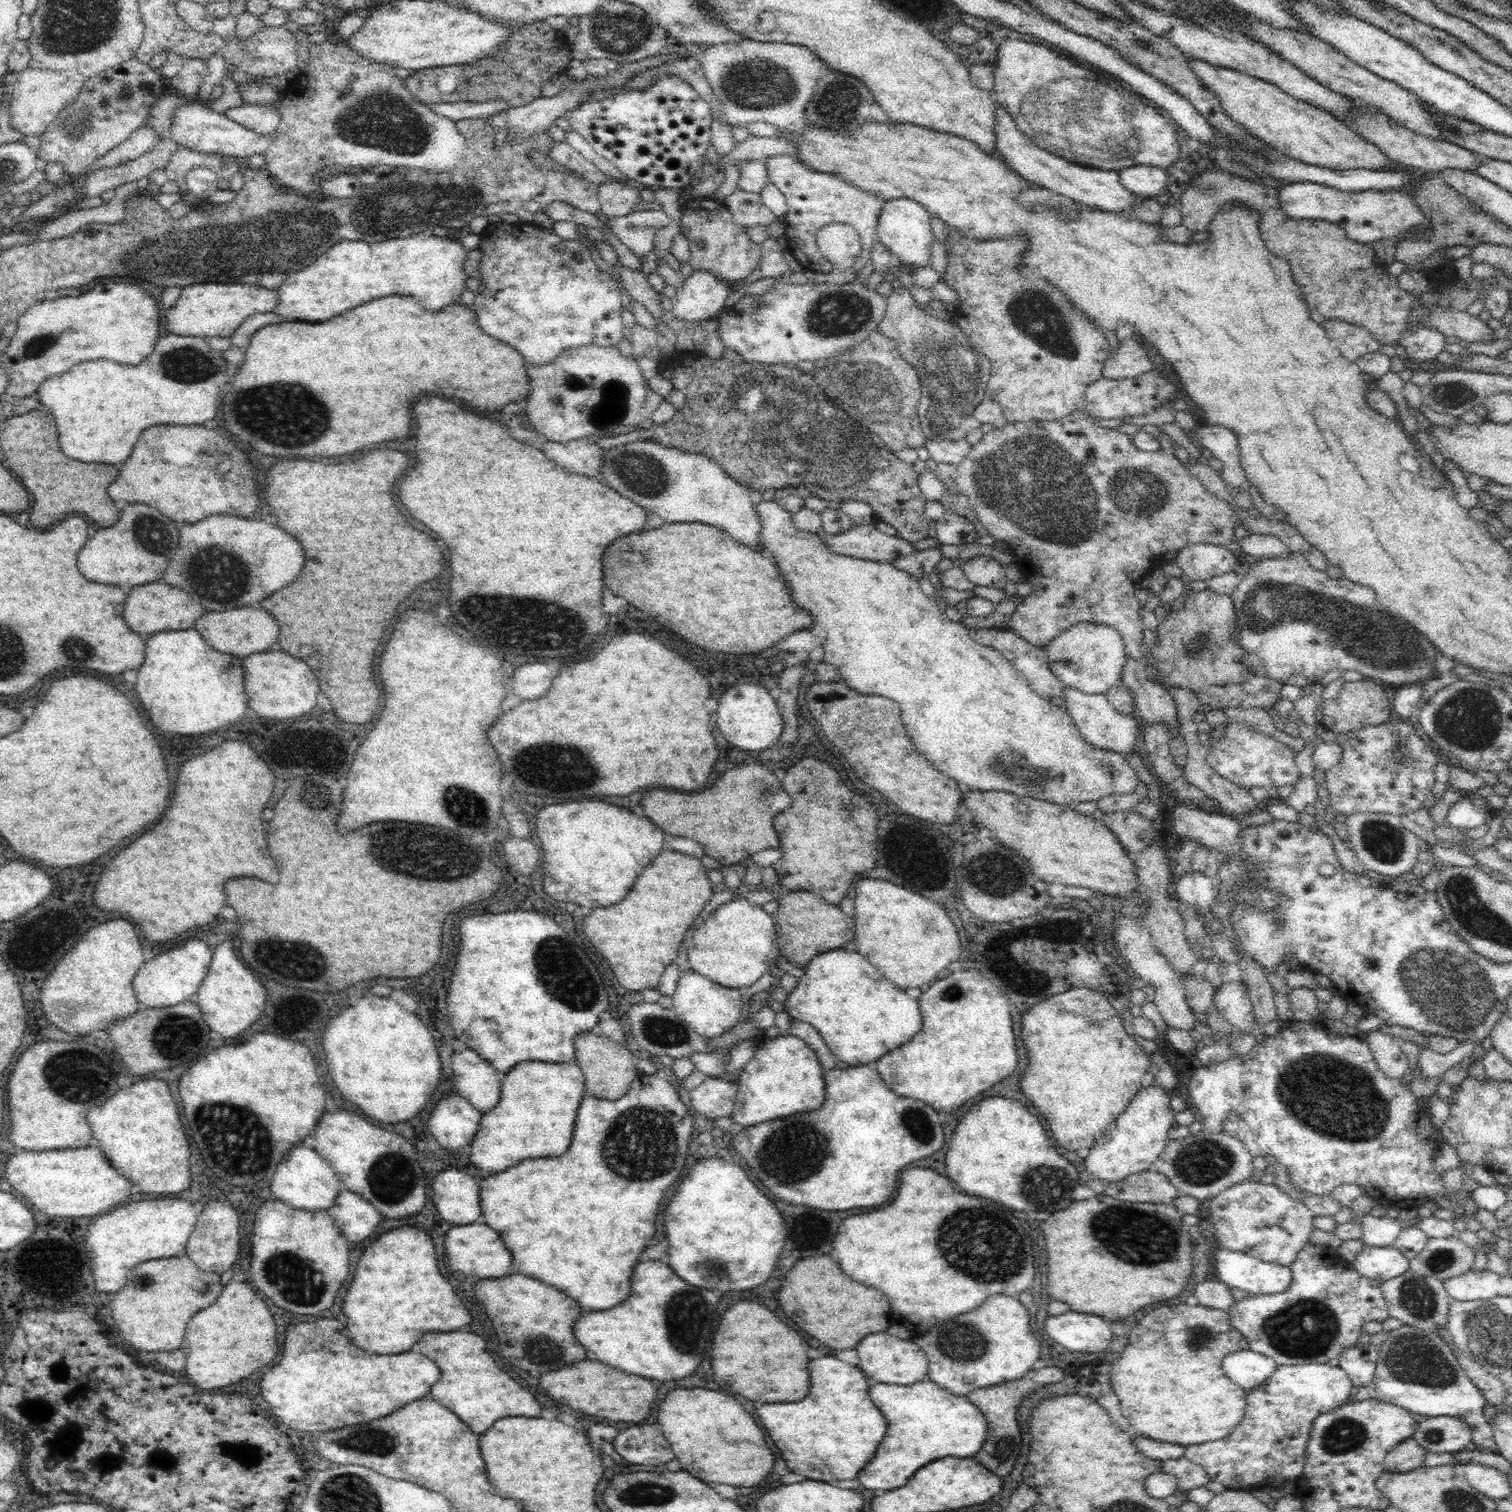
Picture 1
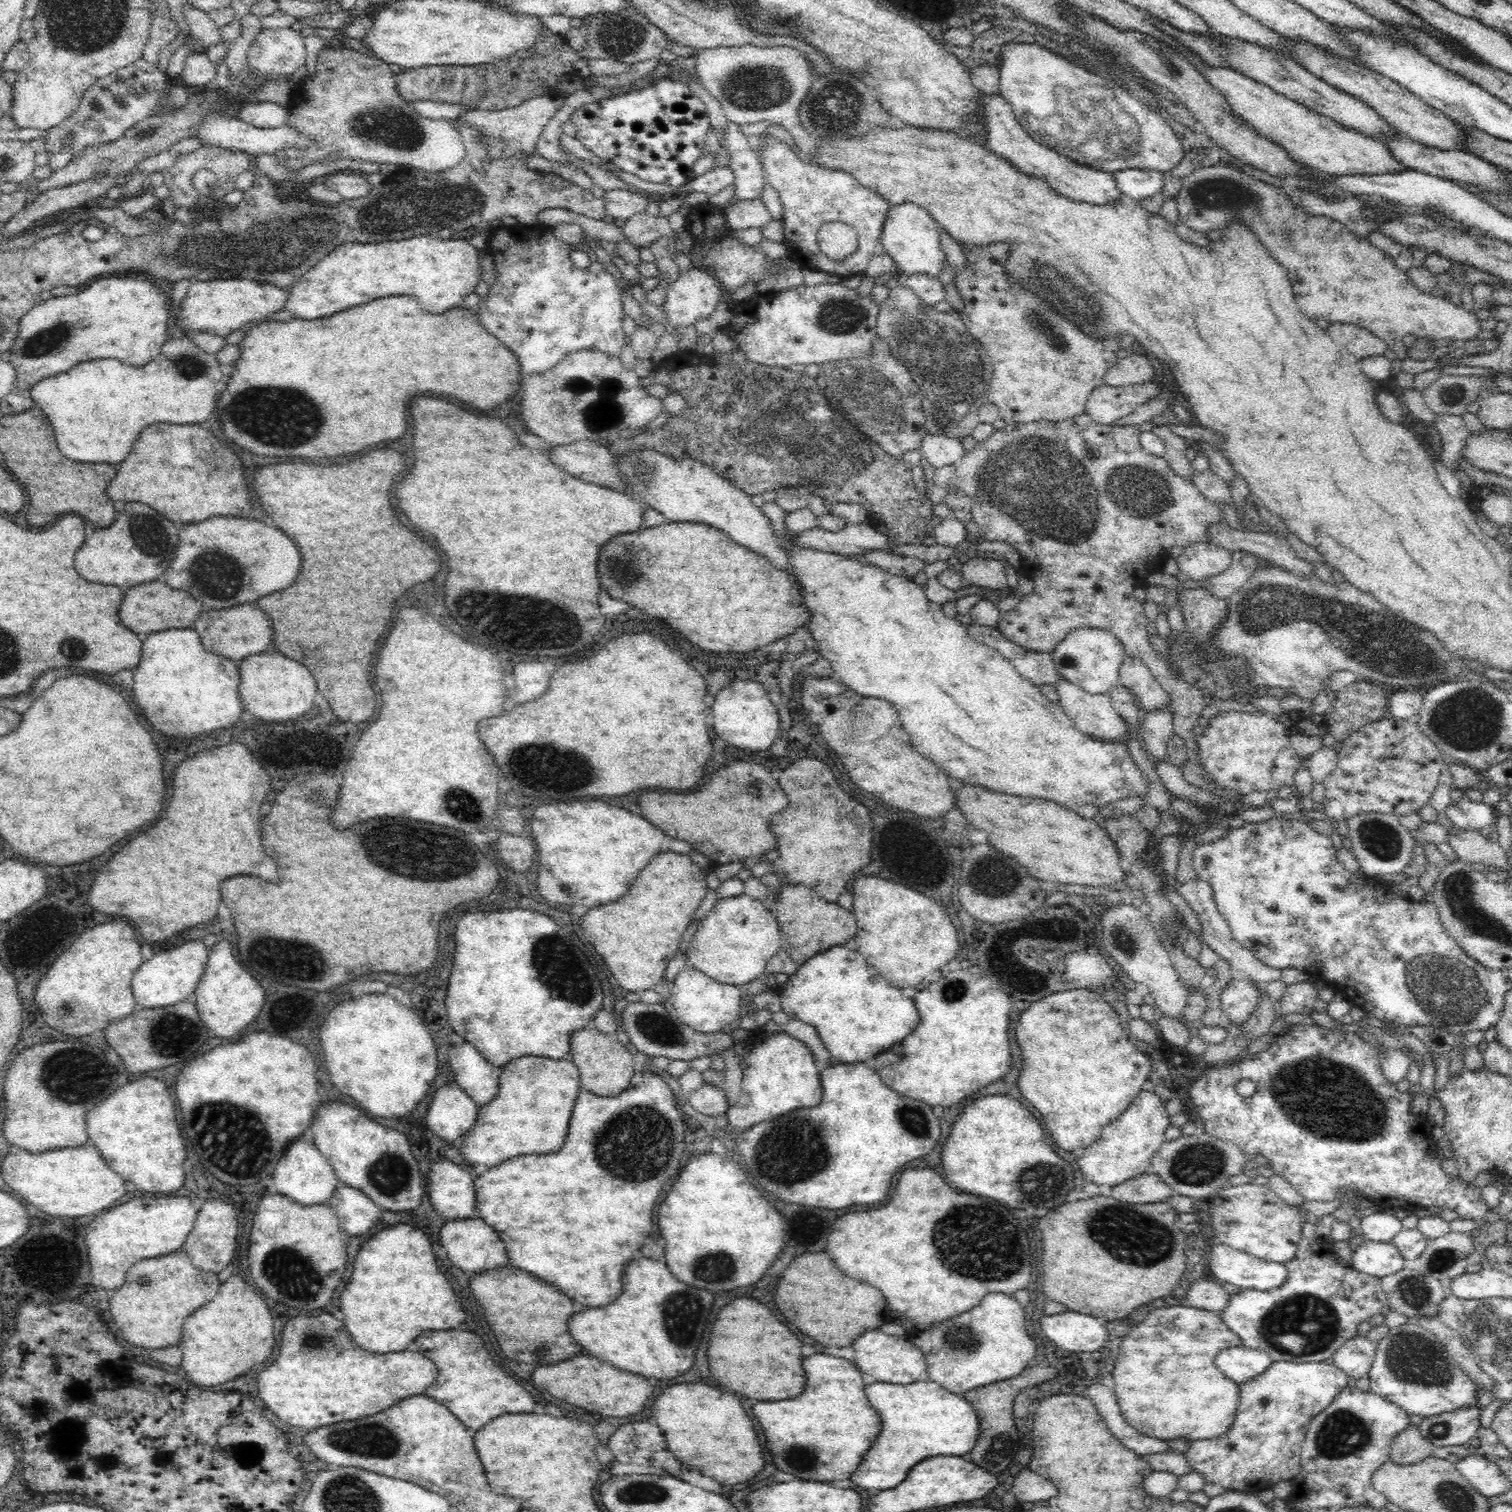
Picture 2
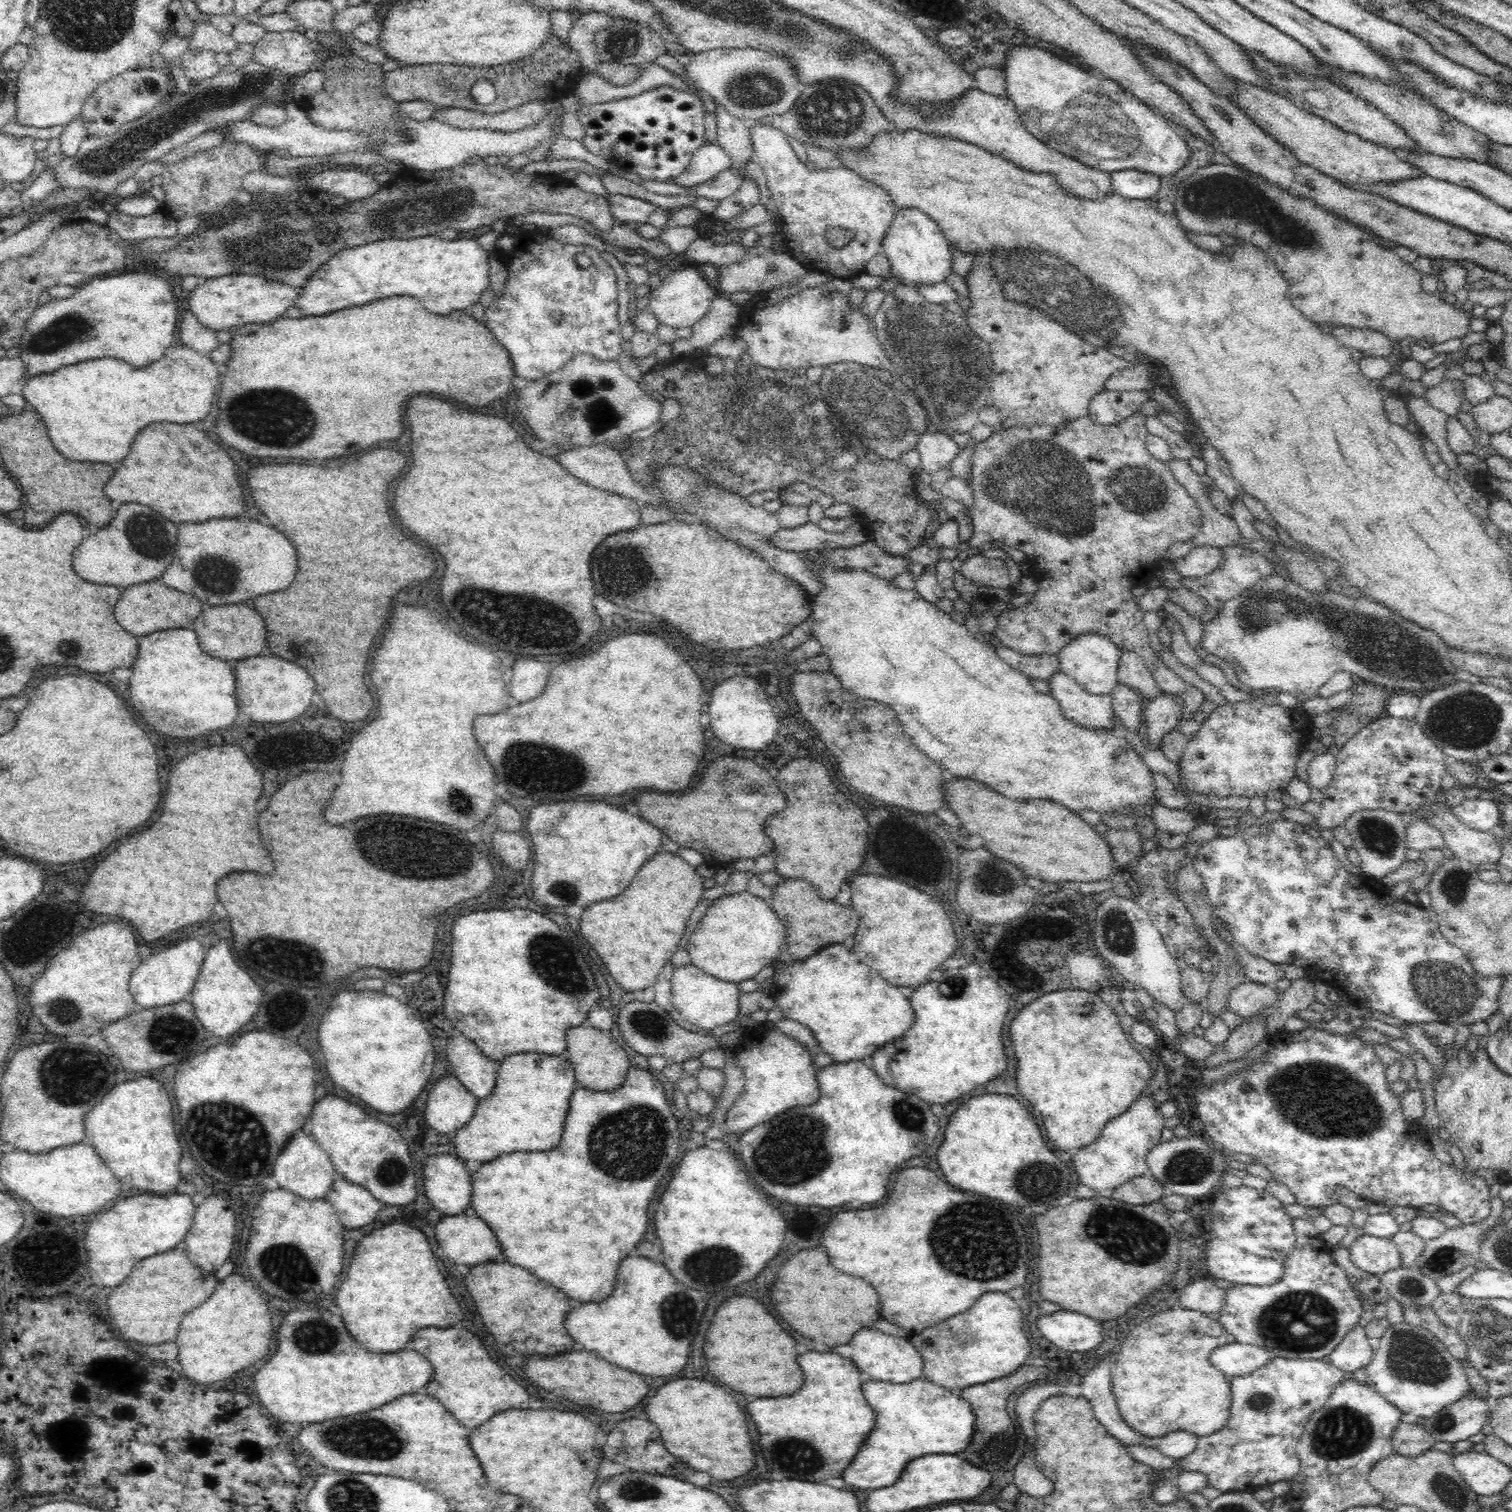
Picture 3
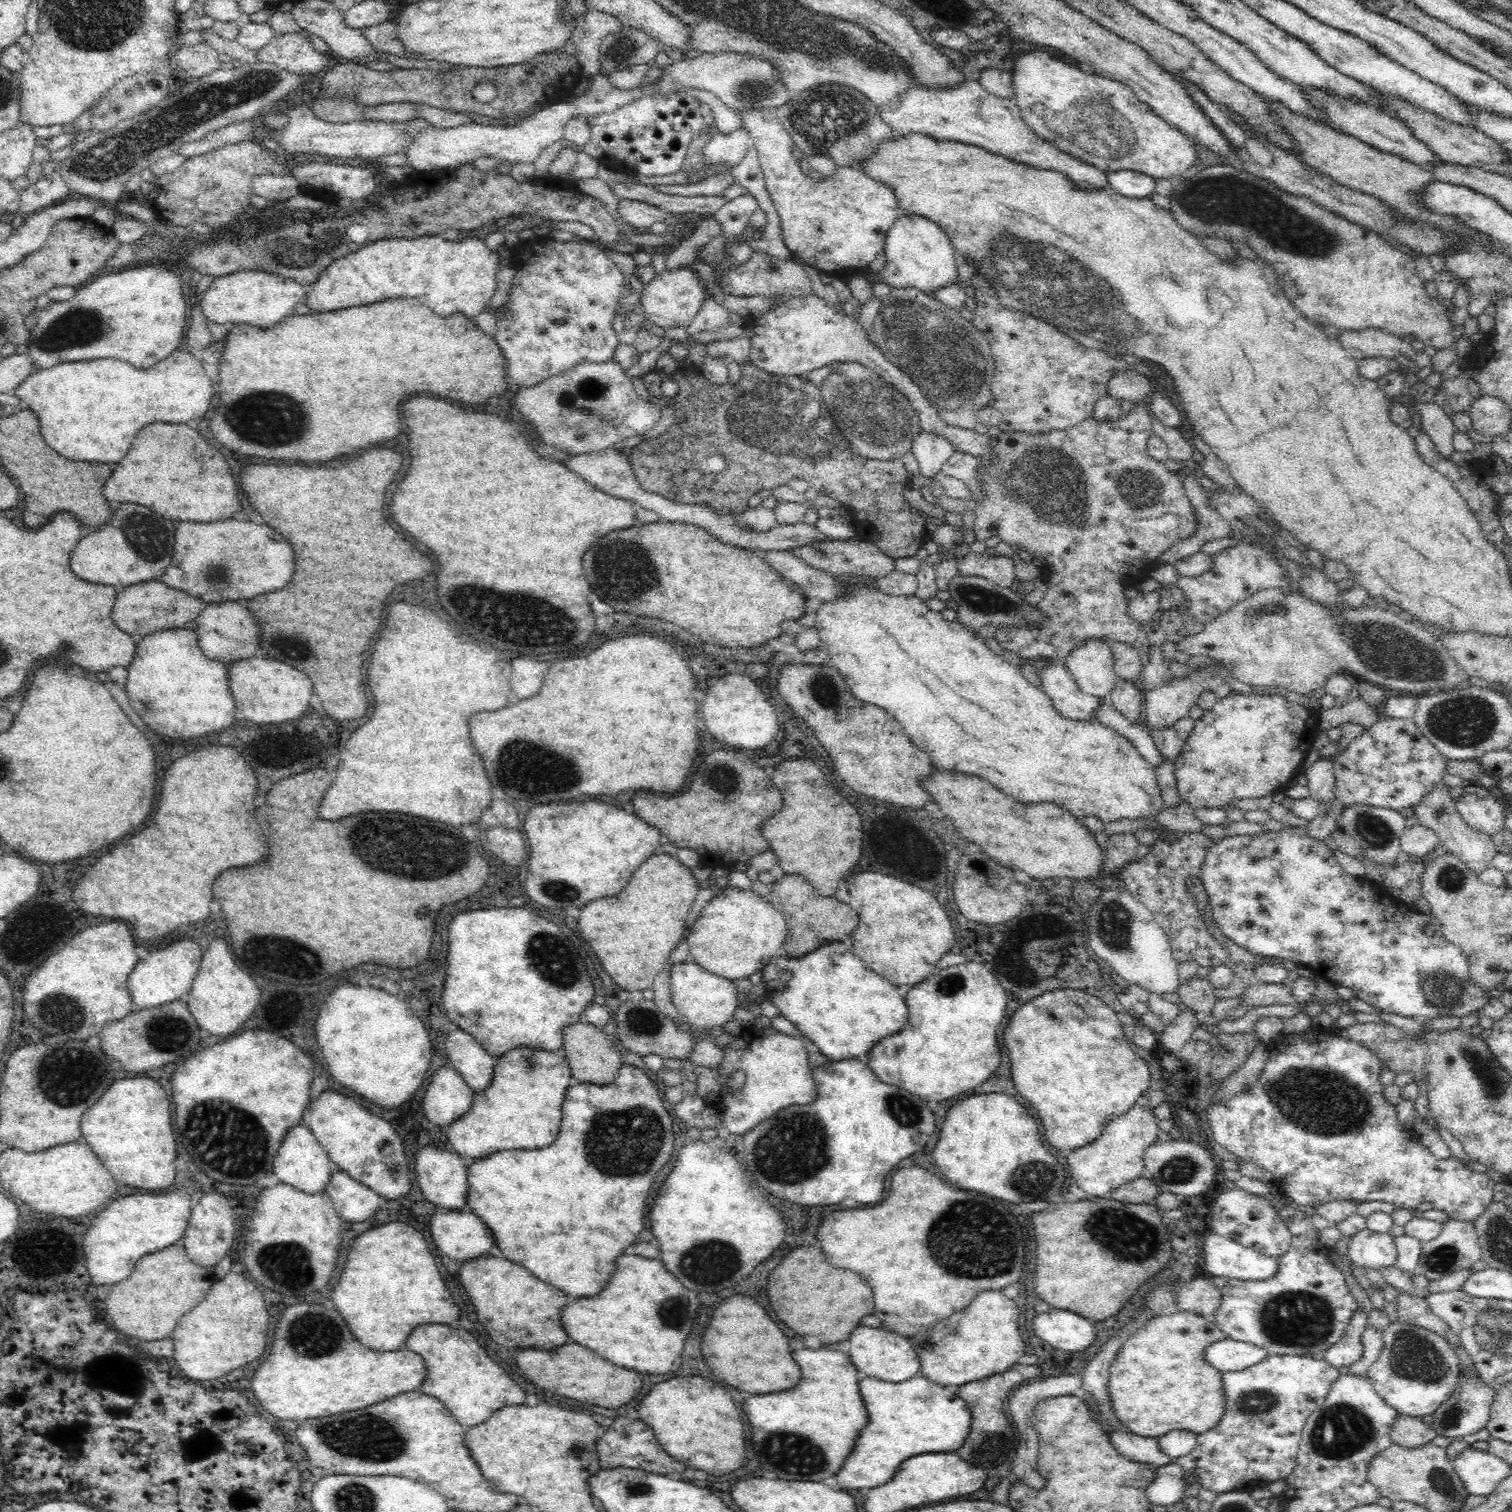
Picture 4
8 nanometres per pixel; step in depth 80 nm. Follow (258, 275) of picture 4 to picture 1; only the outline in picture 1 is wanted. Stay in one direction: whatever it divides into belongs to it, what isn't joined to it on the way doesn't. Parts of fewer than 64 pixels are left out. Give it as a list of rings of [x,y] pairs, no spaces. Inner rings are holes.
[[[199,283],[186,286],[172,310],[166,312],[166,328],[177,336],[230,337],[236,328],[256,312],[272,312],[280,304],[277,292],[258,285]]]

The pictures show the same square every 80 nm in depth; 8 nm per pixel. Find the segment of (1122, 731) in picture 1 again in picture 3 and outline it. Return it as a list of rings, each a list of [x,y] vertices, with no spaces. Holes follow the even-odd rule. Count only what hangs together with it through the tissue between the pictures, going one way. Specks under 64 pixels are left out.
[[[1056,670],[1048,678],[1050,695],[1056,699],[1062,714],[1086,728],[1107,728],[1113,730],[1112,710],[1110,695],[1094,696],[1088,694],[1070,676]]]

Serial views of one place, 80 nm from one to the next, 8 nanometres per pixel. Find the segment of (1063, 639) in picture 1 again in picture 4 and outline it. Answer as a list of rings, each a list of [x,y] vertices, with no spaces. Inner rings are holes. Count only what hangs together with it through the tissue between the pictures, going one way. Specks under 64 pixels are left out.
[[[1083,640],[1068,653],[1064,663],[1082,692],[1100,698],[1111,694],[1117,674],[1112,651],[1104,641]]]

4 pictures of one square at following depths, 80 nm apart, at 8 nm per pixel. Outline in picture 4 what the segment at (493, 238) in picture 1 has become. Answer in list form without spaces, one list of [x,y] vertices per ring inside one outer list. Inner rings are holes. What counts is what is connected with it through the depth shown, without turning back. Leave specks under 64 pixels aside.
[[[537,233],[531,240],[520,242],[514,248],[513,266],[517,273],[507,300],[509,317],[495,318],[497,331],[493,336],[504,355],[506,376],[521,387],[529,387],[566,372],[581,362],[601,363],[612,359],[620,343],[611,322],[618,300],[625,292],[625,277],[600,244],[590,241],[589,236],[586,240],[558,242]]]

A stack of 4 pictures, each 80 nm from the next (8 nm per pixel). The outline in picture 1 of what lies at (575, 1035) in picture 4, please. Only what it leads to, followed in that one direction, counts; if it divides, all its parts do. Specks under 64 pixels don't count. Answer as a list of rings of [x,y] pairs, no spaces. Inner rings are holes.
[[[596,1025],[592,1030],[582,1032],[573,1040],[574,1059],[584,1075],[584,1095],[608,1100],[618,1100],[628,1092],[632,1081],[640,1074],[636,1060],[624,1045],[614,1043],[602,1034]]]

